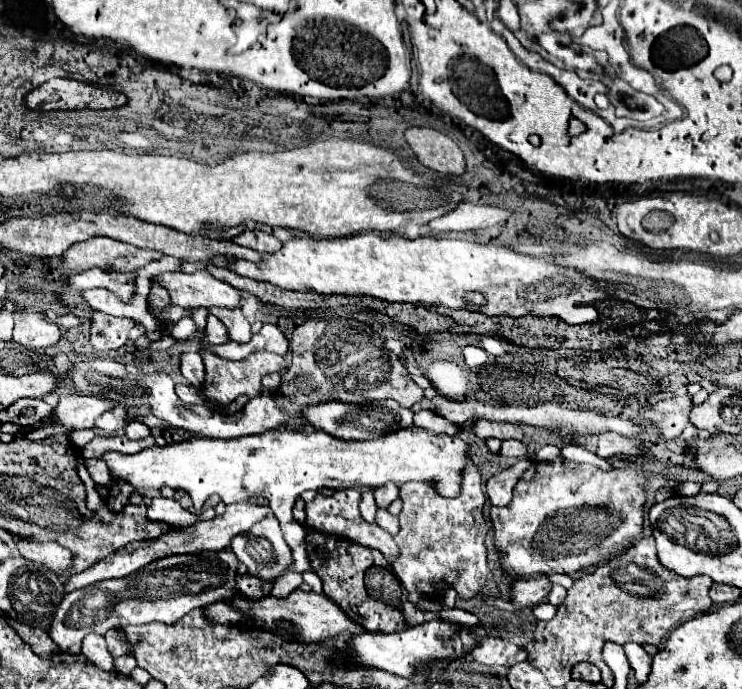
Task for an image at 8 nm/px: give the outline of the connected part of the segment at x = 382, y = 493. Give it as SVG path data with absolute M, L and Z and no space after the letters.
M383 485L381 489L375 489L375 499L377 499L377 507L387 509L395 499L397 499L399 491L395 485Z

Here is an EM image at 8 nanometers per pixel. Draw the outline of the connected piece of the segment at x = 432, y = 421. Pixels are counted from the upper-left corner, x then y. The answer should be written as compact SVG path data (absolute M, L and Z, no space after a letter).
M417 411L415 413L415 425L417 427L423 427L423 429L429 429L435 434L447 433L447 435L459 435L463 431L461 425L455 425L439 415L435 415L433 411Z

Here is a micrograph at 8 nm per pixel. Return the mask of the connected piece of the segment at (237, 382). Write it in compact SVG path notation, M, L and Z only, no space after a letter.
M203 353L203 363L205 363L205 379L201 383L201 395L211 403L211 407L217 411L231 401L235 401L239 395L245 395L249 399L257 397L261 393L261 379L269 373L283 371L285 369L285 359L281 355L273 353L251 353L241 361L227 361L211 353Z

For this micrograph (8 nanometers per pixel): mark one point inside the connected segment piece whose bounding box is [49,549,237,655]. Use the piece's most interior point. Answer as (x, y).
(165, 591)

